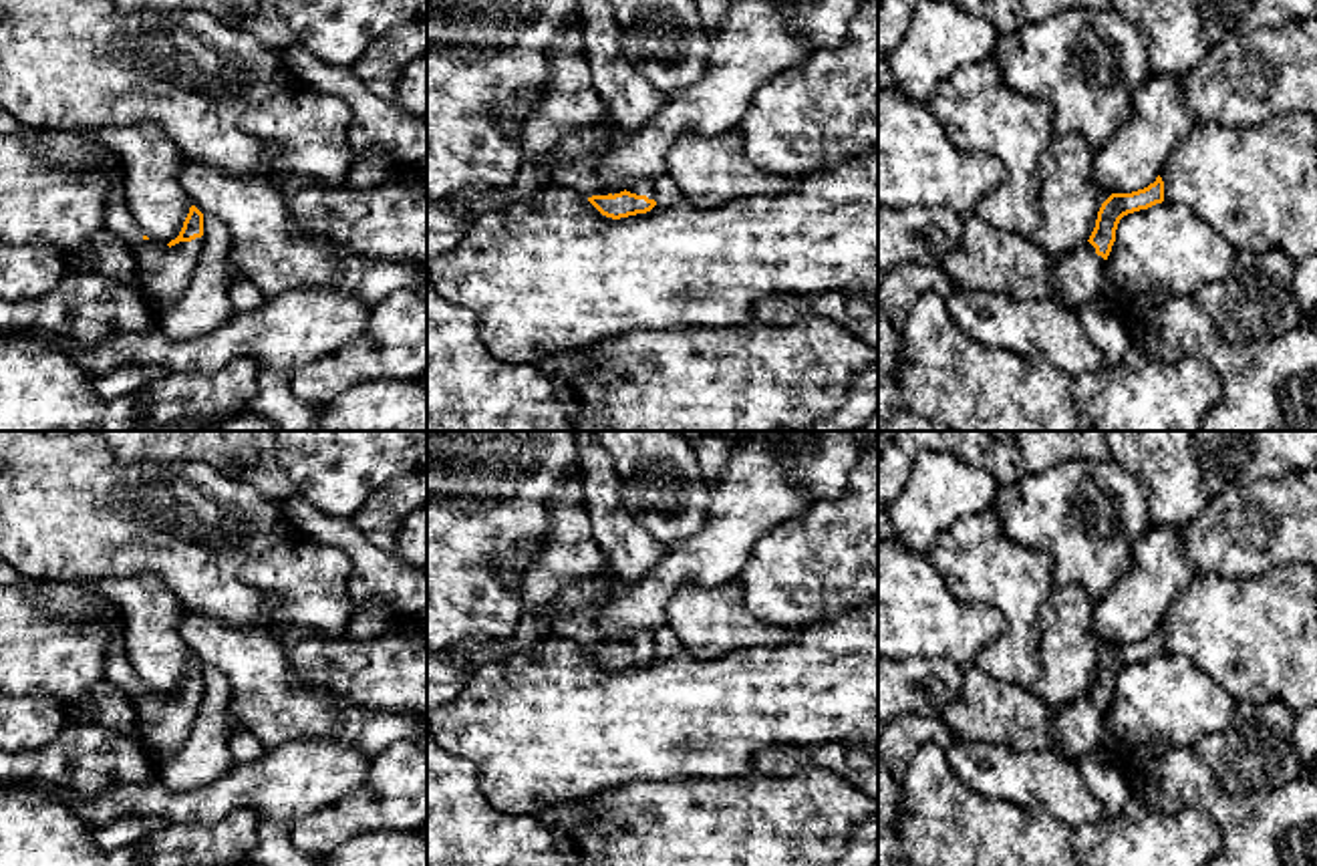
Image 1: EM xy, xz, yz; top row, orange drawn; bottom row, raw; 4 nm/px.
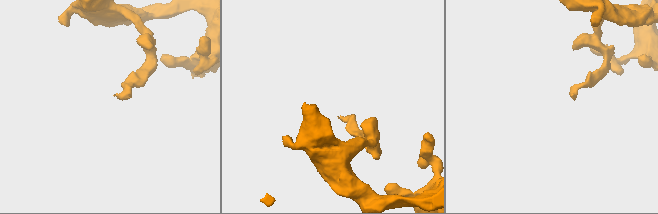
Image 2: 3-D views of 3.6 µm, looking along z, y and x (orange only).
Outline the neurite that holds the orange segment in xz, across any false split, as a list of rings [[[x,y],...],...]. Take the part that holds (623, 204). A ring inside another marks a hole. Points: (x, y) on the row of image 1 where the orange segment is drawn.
[[[570,24],[548,50],[550,75],[544,99],[520,137],[524,157],[550,163],[552,183],[580,193],[606,218],[620,220],[650,211],[656,205],[652,181],[636,181],[612,195],[596,177],[596,167],[614,145],[594,147],[582,157],[556,153],[566,133],[606,123],[608,109],[594,89],[580,24]]]

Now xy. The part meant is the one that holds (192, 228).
[[[123,175],[111,191],[105,211],[105,228],[119,236],[133,252],[137,290],[159,312],[175,304],[199,264],[203,248],[203,213],[191,205],[183,228],[167,246],[141,234],[127,209]]]

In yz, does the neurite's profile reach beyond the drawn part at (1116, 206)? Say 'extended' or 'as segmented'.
extended

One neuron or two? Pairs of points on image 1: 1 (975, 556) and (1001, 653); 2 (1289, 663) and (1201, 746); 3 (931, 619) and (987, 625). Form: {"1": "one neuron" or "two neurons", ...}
{"1": "one neuron", "2": "two neurons", "3": "one neuron"}

